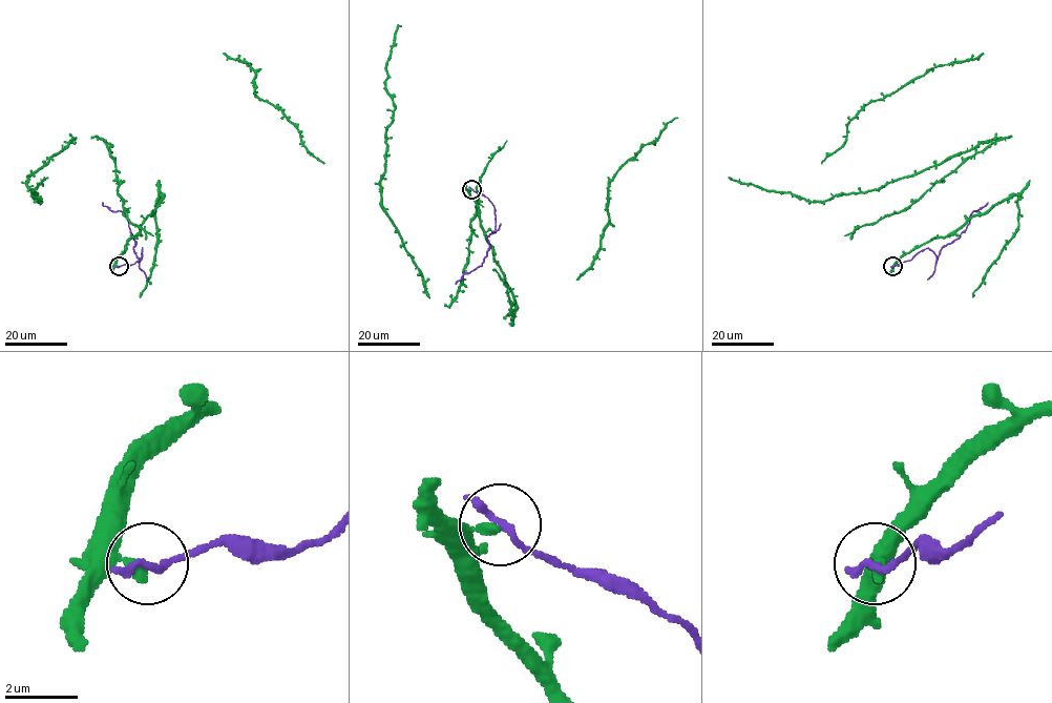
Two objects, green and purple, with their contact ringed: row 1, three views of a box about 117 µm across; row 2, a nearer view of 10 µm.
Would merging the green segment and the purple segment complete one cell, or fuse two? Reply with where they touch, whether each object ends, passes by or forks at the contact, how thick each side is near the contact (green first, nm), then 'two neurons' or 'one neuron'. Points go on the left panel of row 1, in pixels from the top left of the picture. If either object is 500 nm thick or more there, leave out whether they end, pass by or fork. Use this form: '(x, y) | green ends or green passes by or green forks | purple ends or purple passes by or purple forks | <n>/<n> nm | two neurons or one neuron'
(119, 266) | green ends | purple ends | 300/260 nm | two neurons

